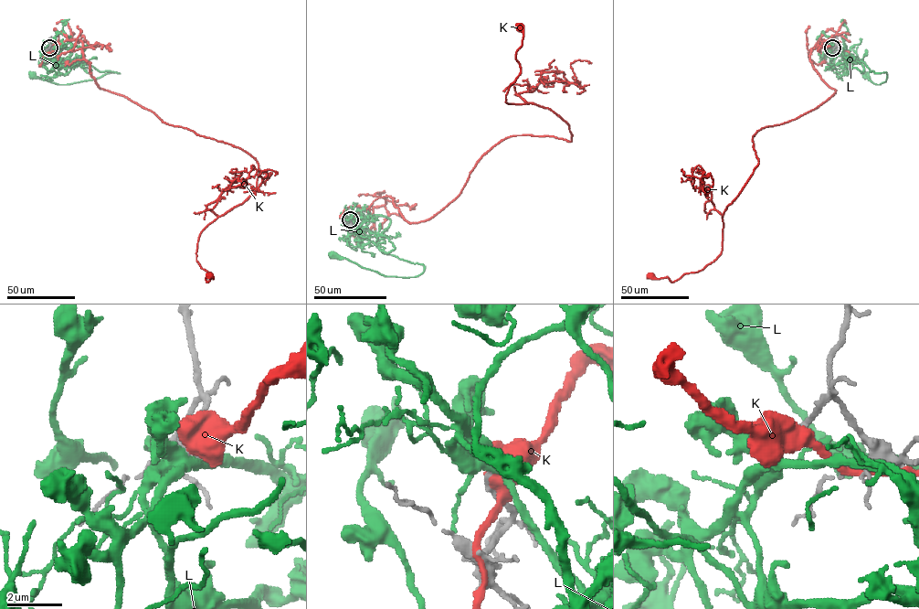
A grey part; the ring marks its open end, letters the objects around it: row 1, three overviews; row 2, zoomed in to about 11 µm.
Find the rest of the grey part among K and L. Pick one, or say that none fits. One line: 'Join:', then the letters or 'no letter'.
Join: no letter

